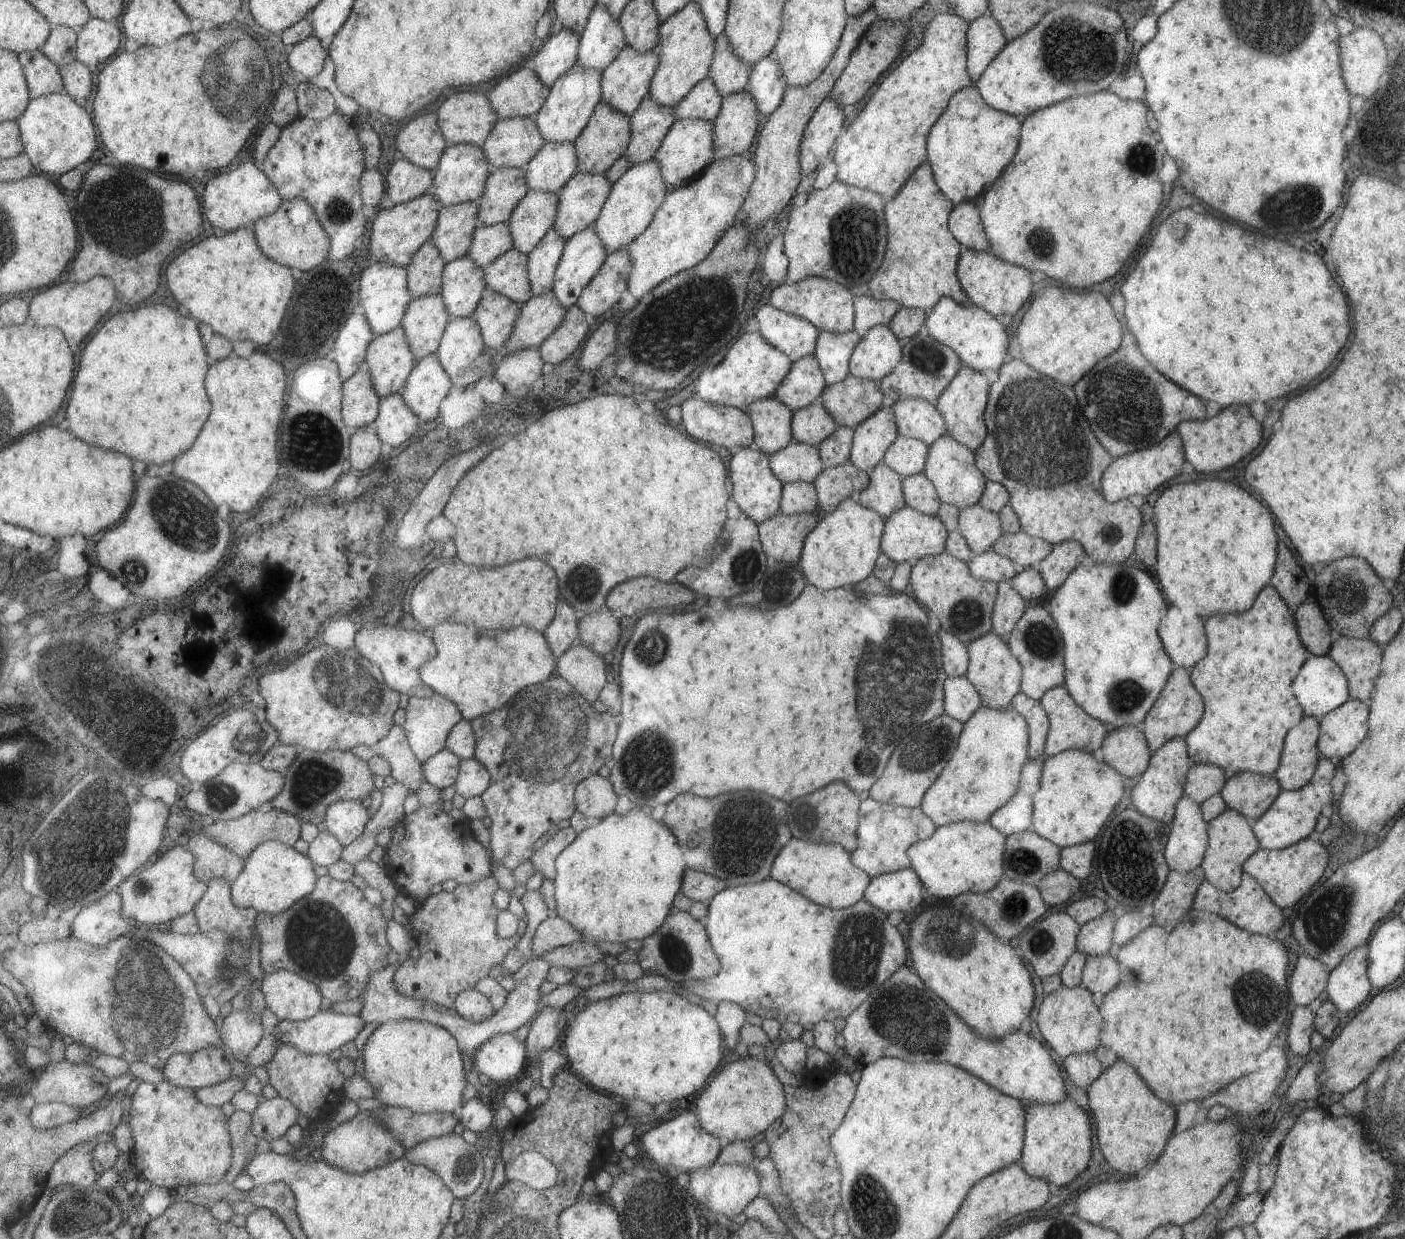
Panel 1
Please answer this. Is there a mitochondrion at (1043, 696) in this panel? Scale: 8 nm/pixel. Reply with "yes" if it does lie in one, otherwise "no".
no

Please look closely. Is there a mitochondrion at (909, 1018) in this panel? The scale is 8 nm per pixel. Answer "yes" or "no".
yes

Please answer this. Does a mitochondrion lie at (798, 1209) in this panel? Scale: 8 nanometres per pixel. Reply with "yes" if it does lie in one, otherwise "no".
no

